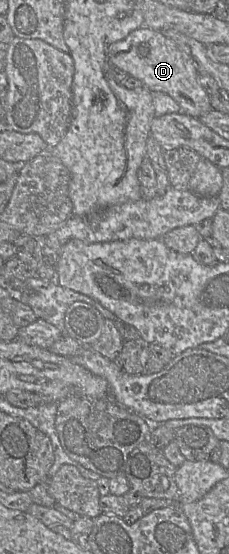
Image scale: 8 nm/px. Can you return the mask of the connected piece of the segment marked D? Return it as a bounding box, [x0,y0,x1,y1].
[109,27,213,119]

